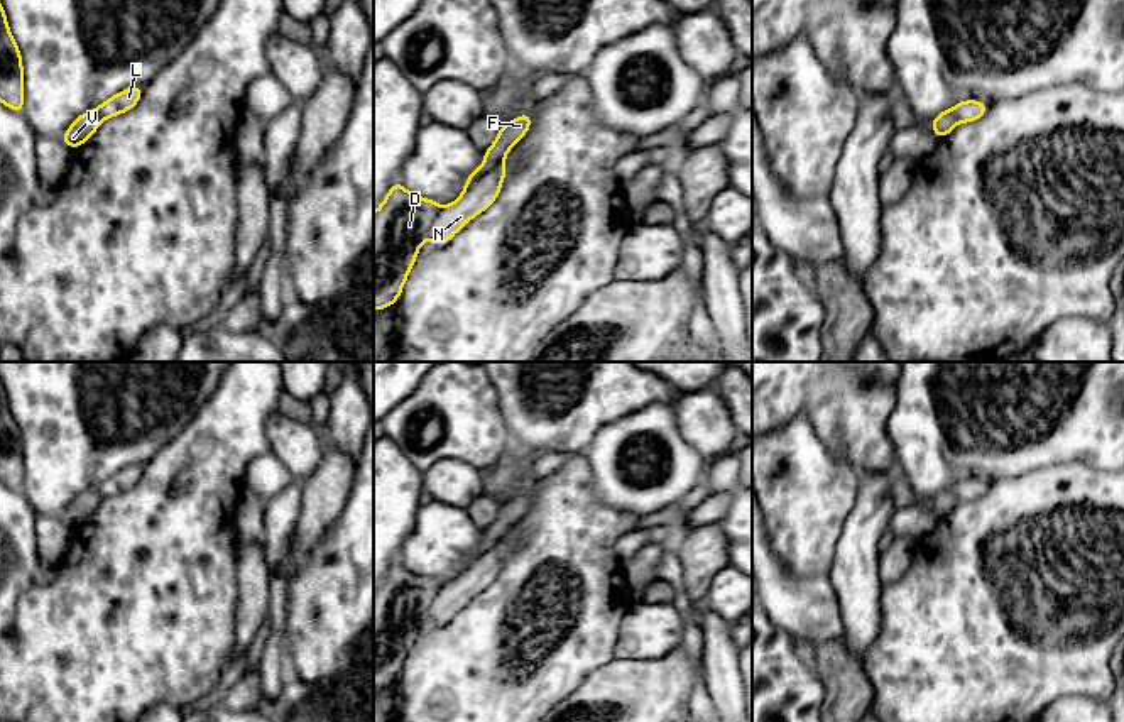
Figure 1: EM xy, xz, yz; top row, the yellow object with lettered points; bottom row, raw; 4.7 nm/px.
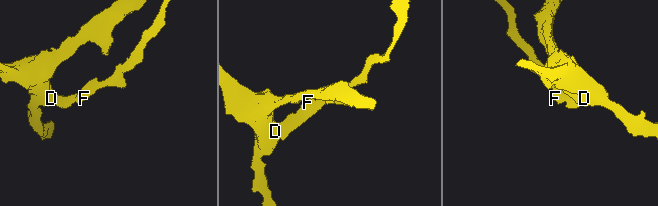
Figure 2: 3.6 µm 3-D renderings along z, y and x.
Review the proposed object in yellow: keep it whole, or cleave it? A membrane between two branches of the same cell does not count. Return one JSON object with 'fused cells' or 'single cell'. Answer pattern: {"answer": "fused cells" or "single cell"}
{"answer": "fused cells"}

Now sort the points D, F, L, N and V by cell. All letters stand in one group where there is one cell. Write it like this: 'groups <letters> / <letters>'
groups D F V / L N

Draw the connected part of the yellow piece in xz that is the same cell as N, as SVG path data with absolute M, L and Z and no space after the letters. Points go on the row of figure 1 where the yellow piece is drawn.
M504 157L490 171L478 178L456 201L445 206L429 232L433 245L445 245L463 228L473 216L485 211L499 196L507 166Z

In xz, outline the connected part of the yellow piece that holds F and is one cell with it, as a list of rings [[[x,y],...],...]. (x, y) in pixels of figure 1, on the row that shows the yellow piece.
[[[524,113],[499,129],[495,142],[485,149],[482,166],[465,179],[465,191],[500,161],[529,130],[532,115]]]

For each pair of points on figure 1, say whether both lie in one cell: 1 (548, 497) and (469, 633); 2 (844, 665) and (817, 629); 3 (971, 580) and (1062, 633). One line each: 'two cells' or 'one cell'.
1: one cell
2: two cells
3: one cell

